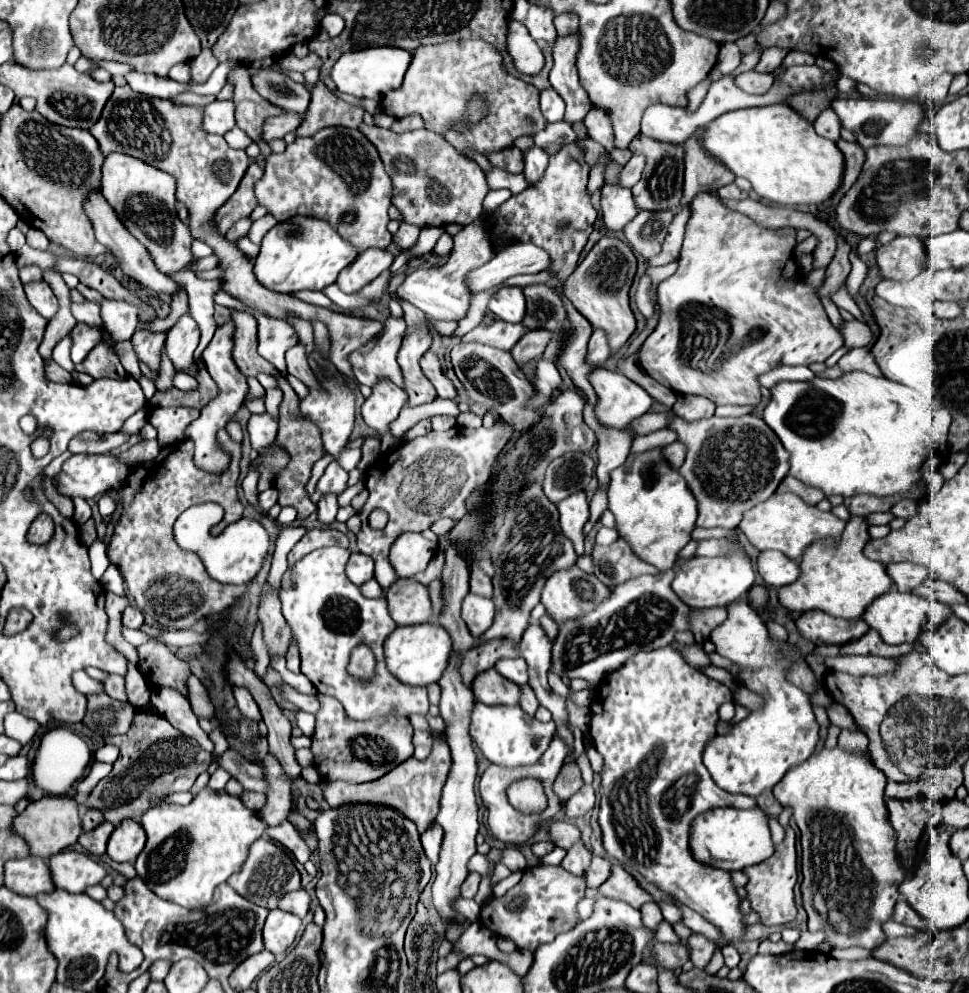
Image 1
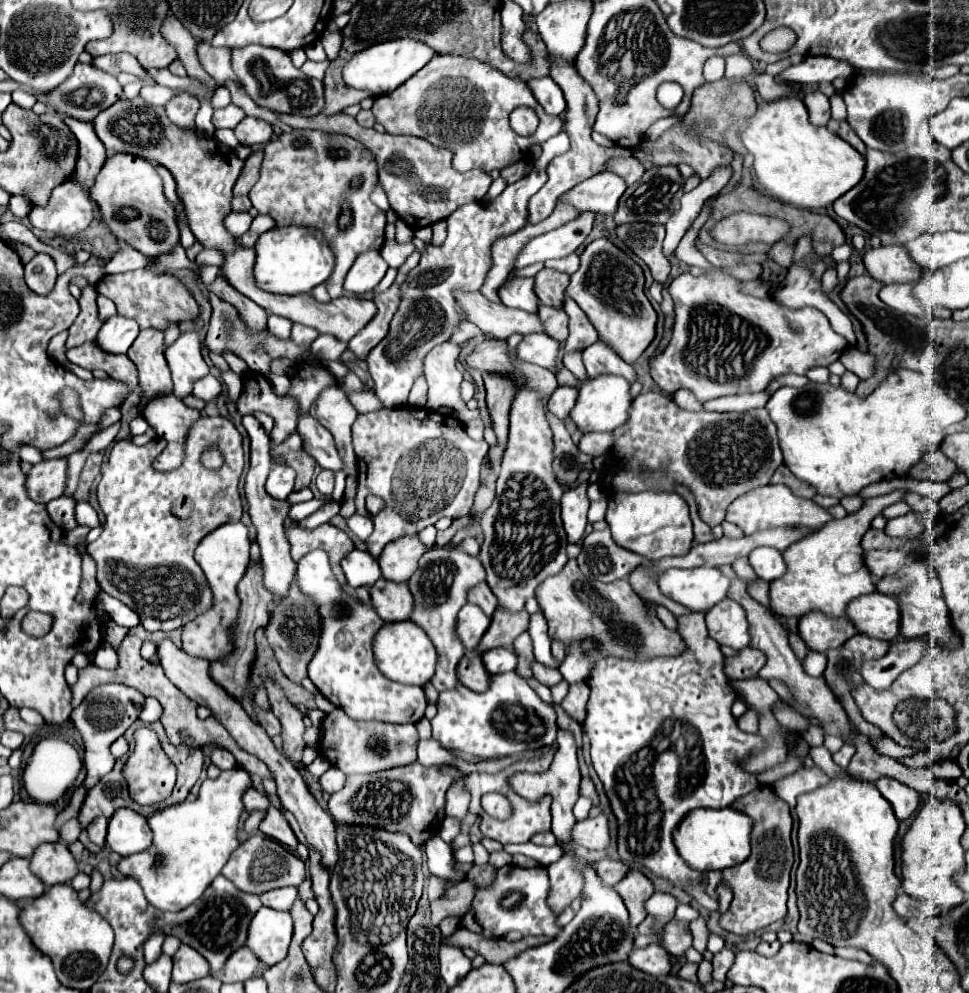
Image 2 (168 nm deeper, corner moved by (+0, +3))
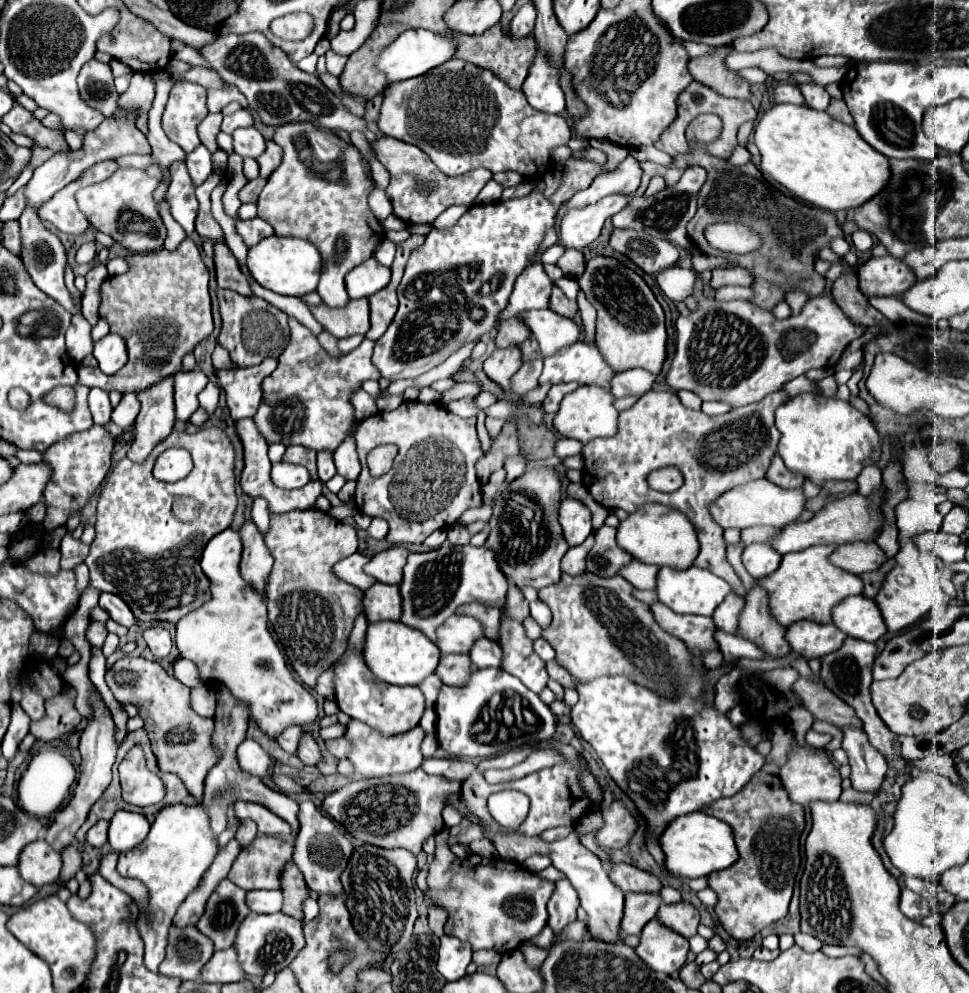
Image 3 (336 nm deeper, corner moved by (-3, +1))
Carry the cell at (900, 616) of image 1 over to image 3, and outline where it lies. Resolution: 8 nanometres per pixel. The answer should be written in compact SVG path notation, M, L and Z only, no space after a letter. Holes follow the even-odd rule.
M848 596L836 608L832 608L832 622L846 634L858 640L876 642L880 636L886 634L884 620L876 602L872 598Z

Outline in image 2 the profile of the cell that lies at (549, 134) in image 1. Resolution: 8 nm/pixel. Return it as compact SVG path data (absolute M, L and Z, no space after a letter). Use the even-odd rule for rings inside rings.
M563 130L561 134L549 138L545 144L541 144L541 148L543 148L543 154L537 158L537 166L541 166L541 168L545 170L547 164L549 164L557 154L563 154L563 152L569 150L569 136L567 136L567 132Z

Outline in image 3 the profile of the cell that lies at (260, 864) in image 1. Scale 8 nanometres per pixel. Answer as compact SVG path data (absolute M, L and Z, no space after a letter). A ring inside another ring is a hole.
M258 834L256 840L238 854L228 878L244 890L278 888L280 870L286 860L292 860L292 850L292 844L280 836Z

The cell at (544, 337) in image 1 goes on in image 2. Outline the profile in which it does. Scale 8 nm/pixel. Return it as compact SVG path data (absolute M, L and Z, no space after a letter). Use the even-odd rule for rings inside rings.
M539 306L539 318L541 322L545 322L545 334L549 334L549 338L563 342L569 334L567 330L567 314L563 310L557 308L549 308L549 306Z

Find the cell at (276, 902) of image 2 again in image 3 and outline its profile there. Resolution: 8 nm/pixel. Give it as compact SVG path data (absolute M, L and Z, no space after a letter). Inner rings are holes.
M250 890L246 894L248 908L256 914L272 914L282 908L282 892L280 890Z

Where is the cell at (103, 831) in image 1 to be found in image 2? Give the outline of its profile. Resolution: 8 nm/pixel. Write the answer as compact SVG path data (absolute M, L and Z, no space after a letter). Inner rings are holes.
M101 816L101 818L95 818L89 826L87 826L87 834L89 834L89 840L97 846L103 846L105 844L105 836L107 836L107 818Z

